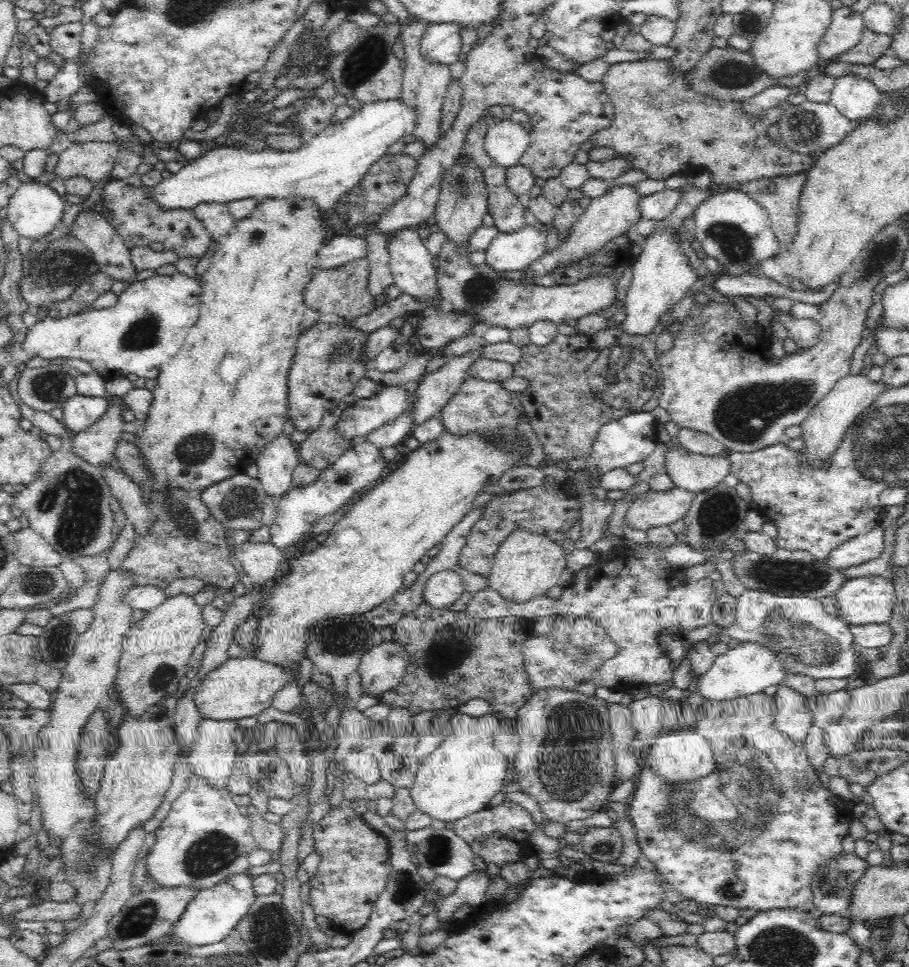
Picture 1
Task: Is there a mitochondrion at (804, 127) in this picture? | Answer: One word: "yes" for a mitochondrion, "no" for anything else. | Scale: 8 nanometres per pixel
yes

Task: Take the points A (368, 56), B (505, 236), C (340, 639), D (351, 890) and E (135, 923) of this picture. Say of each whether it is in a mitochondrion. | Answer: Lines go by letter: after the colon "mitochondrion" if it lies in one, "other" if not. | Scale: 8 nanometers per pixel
A: mitochondrion
B: other
C: mitochondrion
D: other
E: mitochondrion

